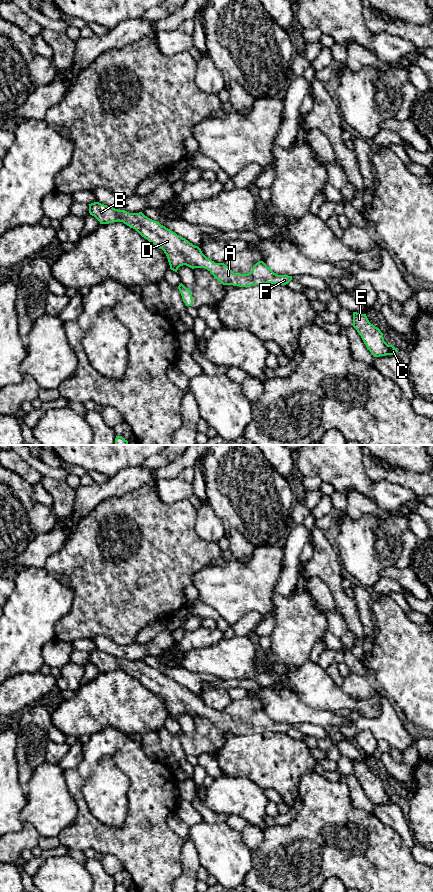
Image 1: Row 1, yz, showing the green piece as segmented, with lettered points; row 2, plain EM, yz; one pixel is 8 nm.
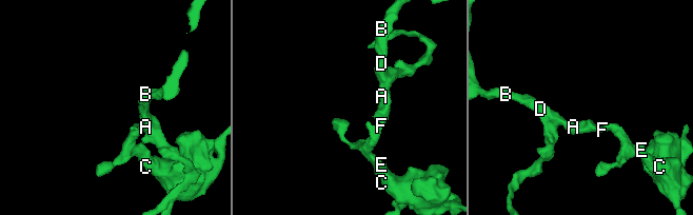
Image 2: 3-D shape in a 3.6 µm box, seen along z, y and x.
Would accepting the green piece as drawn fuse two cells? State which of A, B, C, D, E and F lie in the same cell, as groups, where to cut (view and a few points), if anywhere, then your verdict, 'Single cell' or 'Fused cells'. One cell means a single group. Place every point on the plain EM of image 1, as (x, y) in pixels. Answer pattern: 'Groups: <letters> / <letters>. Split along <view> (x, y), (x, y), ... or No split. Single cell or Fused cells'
Groups: A B C D E F. No split. Single cell

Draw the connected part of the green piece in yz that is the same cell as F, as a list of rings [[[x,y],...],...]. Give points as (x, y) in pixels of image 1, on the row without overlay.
[[[94,650],[89,652],[89,661],[100,672],[123,670],[135,677],[150,691],[161,696],[168,706],[170,717],[177,720],[180,714],[186,713],[192,717],[205,716],[223,733],[249,735],[252,733],[280,732],[286,733],[292,724],[274,721],[263,709],[257,710],[247,722],[234,721],[224,711],[215,711],[207,706],[198,694],[154,669],[142,660],[129,661],[111,654]]]

